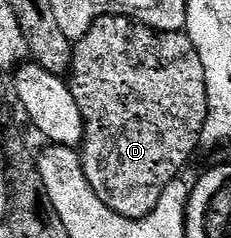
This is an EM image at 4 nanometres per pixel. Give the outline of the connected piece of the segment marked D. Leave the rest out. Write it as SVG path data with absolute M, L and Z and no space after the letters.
M100 16L83 34L83 38L73 45L73 67L71 69L71 87L73 97L77 99L80 113L84 118L84 138L81 143L81 168L84 176L99 200L123 217L138 220L145 217L158 205L159 198L162 197L163 190L181 174L189 158L196 148L200 147L203 126L206 124L207 110L207 86L205 85L205 71L203 62L191 42L191 38L185 32L160 32L154 28L149 28L145 24L140 24L138 20L132 20L130 16Z

